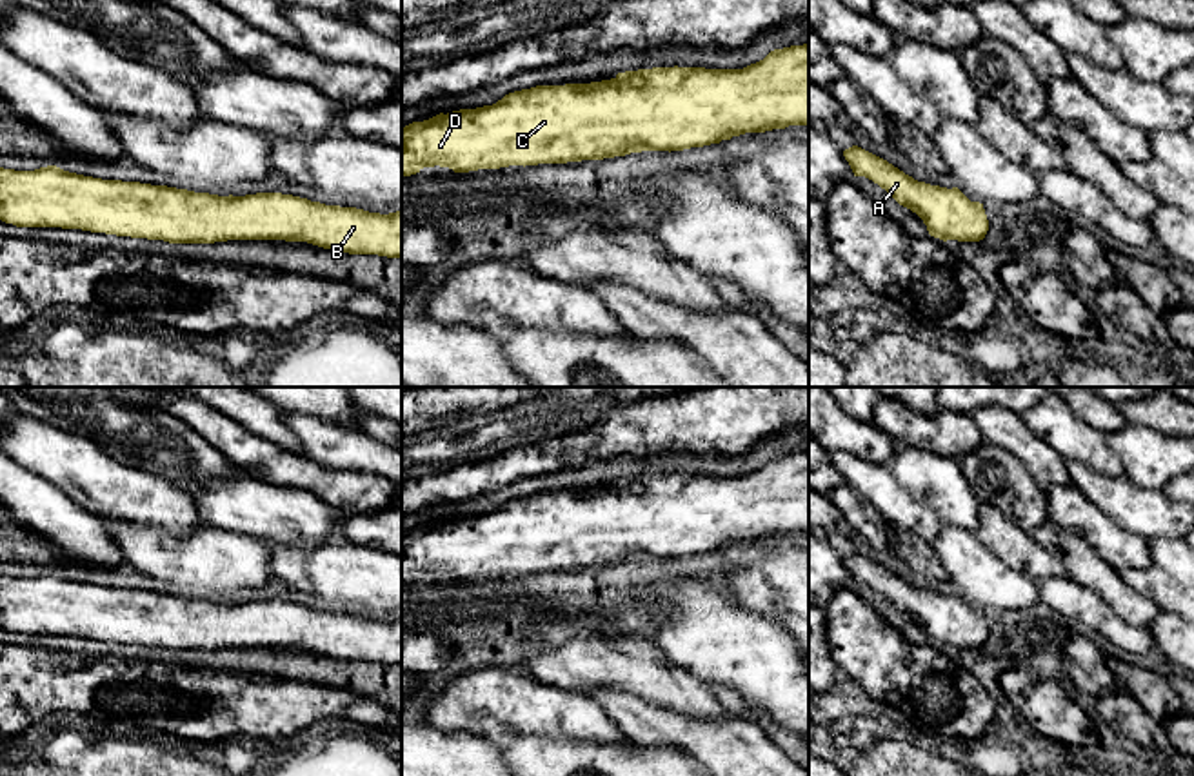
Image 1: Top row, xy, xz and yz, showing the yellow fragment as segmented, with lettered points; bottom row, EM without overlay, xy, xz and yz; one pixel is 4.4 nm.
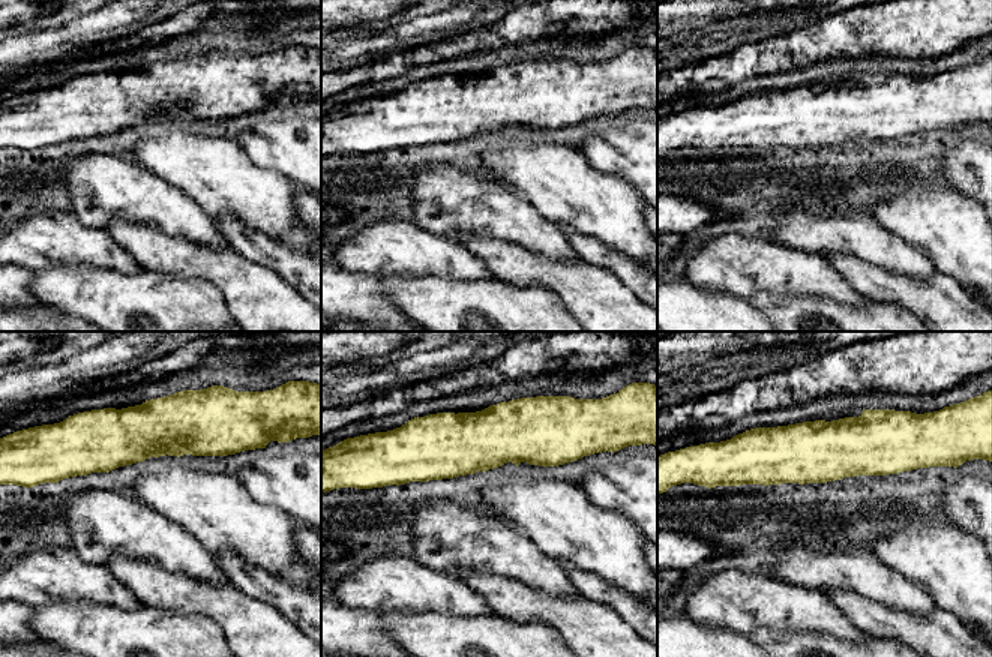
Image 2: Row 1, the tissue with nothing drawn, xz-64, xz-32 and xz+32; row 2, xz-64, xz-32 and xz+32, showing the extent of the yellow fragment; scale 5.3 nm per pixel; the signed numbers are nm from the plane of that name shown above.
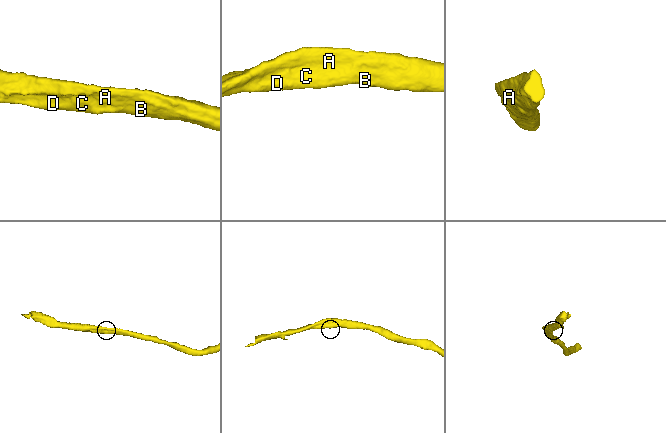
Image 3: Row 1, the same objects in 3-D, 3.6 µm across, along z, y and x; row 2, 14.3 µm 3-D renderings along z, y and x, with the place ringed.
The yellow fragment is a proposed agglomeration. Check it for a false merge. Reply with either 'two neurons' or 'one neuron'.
one neuron

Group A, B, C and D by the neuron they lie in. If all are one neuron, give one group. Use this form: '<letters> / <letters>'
A B C D

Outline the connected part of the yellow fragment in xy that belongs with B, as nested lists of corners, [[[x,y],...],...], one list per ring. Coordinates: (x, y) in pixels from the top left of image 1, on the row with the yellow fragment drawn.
[[[56,165],[35,171],[0,167],[0,220],[16,227],[82,229],[169,244],[285,240],[349,254],[402,258],[402,211],[380,214],[282,193],[218,196],[167,185],[102,180]]]

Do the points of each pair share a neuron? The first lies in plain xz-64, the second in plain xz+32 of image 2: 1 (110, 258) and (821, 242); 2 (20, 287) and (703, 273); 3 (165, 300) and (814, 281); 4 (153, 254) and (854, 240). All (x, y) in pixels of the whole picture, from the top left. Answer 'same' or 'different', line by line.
1: different
2: different
3: different
4: different

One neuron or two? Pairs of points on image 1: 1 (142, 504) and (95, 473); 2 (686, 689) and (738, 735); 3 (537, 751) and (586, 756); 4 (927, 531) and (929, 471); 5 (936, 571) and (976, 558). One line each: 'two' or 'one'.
1: one
2: two
3: one
4: two
5: two

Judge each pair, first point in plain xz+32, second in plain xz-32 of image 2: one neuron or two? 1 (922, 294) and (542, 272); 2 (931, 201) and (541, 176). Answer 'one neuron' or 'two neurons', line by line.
1: one neuron
2: one neuron

